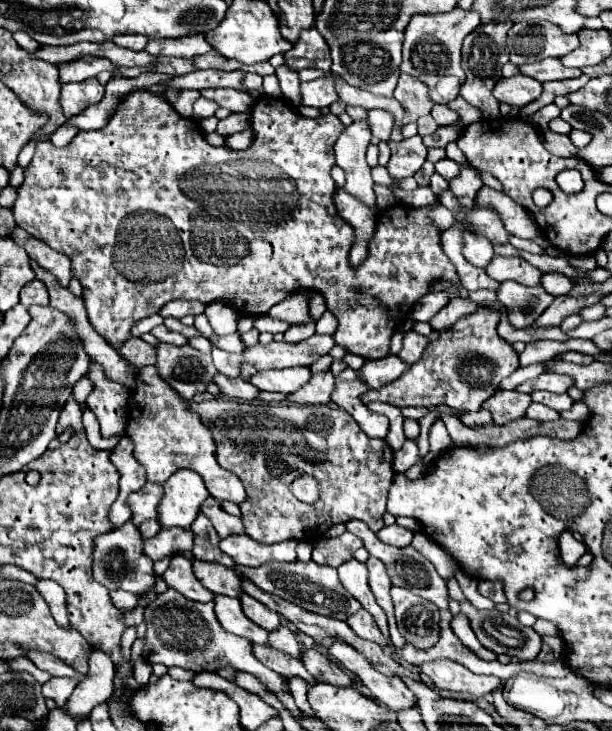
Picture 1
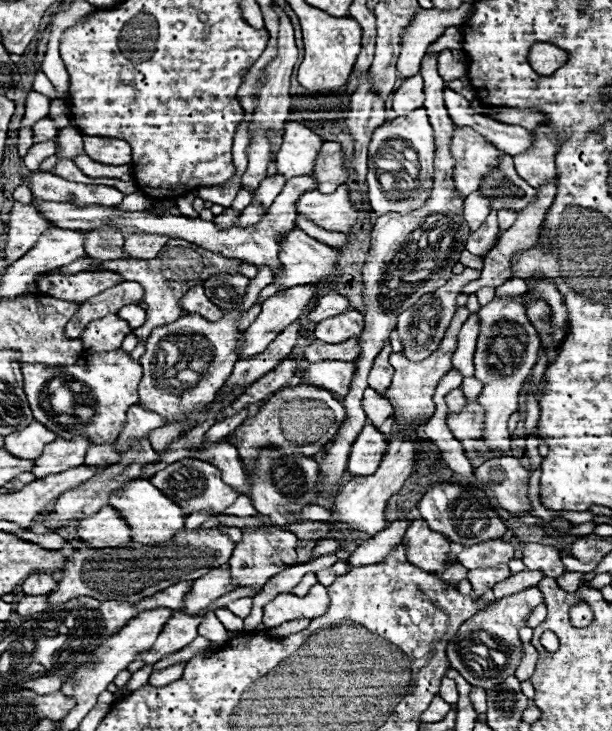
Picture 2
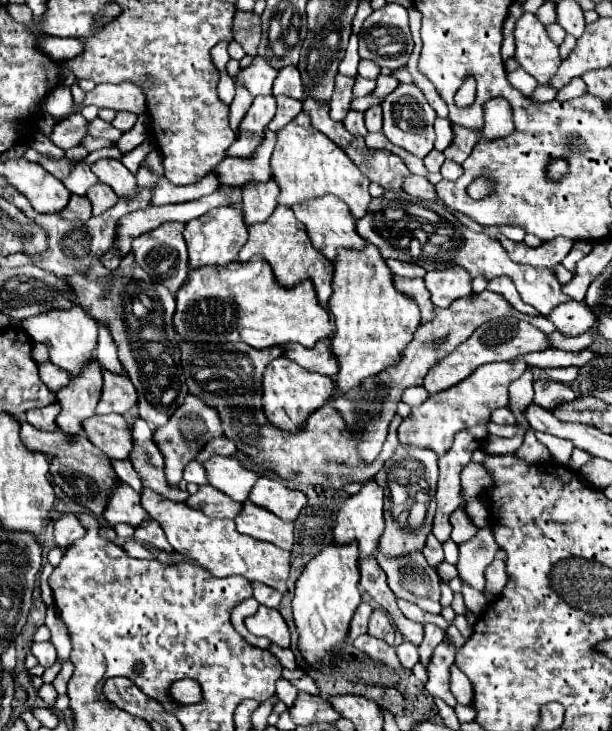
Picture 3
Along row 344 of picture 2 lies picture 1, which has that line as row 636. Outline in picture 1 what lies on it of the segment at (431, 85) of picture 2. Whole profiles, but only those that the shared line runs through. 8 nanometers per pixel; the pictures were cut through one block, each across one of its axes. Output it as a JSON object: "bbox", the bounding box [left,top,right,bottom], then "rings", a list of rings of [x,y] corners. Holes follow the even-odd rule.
{"bbox":[346,608,388,648],"rings":[[[364,608],[358,610],[356,614],[352,614],[346,622],[348,622],[348,626],[350,626],[360,638],[370,640],[370,642],[376,642],[376,644],[380,644],[382,648],[388,648],[388,646],[386,646],[386,638],[380,634],[380,628],[376,626],[374,618],[372,618]]]}

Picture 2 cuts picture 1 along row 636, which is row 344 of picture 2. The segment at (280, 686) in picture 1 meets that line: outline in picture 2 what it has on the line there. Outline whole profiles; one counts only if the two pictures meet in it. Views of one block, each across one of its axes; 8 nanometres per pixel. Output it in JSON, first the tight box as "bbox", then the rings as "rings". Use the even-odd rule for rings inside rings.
{"bbox":[138,308,240,432],"rings":[[[240,308],[226,312],[218,322],[208,322],[198,314],[186,314],[164,328],[154,328],[146,340],[146,352],[138,360],[144,370],[140,380],[140,404],[150,412],[160,414],[166,424],[180,422],[184,424],[184,432],[192,430],[204,418],[210,408],[208,404],[214,402],[216,392],[224,386],[238,362],[238,316]]]}

